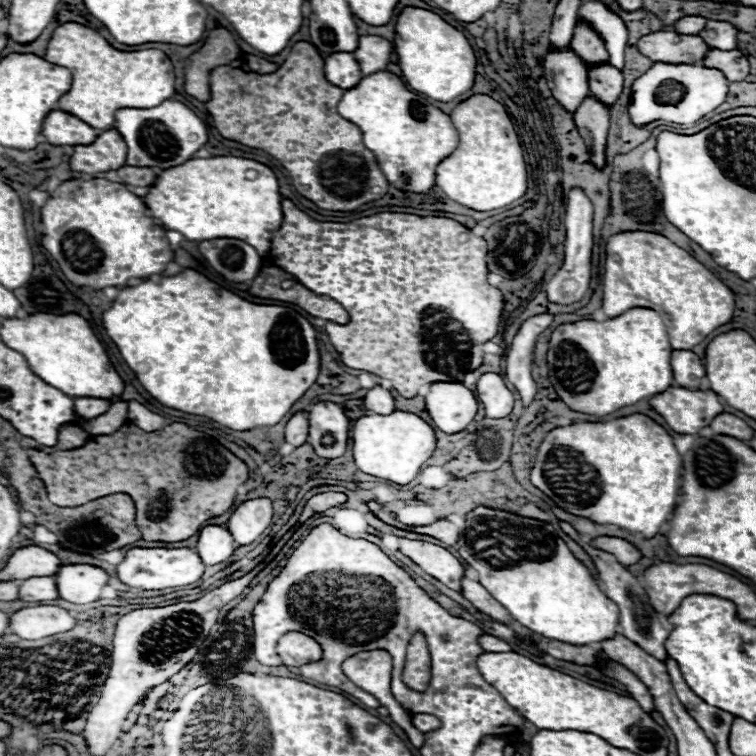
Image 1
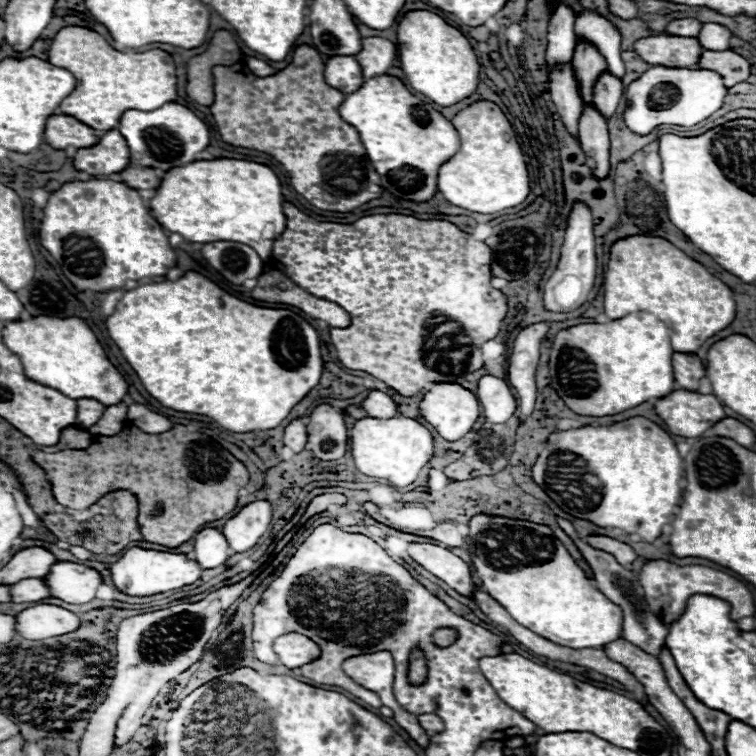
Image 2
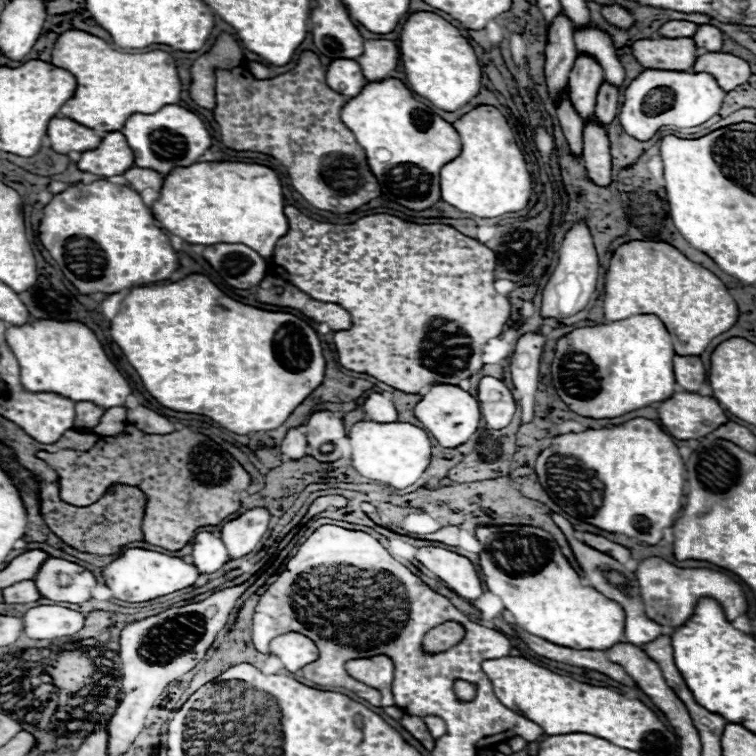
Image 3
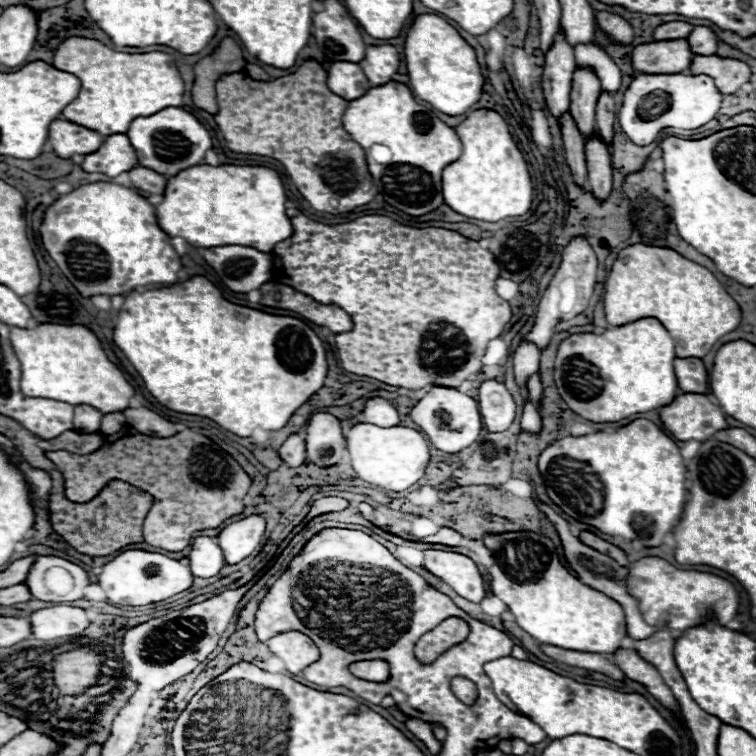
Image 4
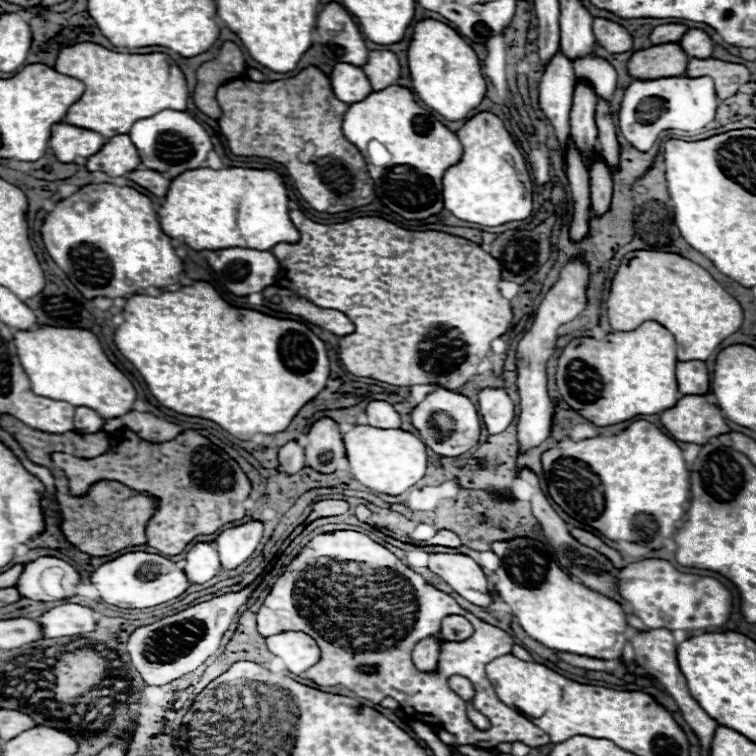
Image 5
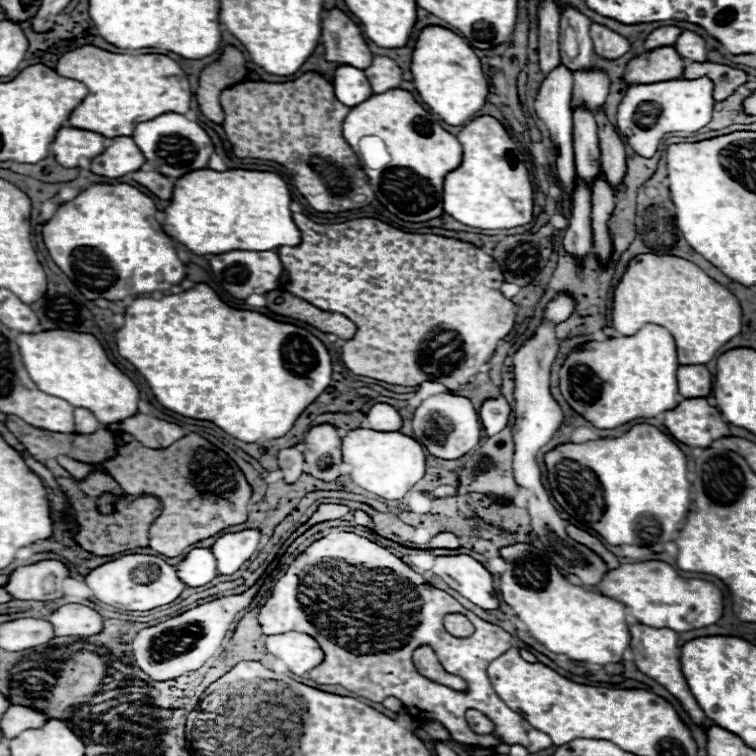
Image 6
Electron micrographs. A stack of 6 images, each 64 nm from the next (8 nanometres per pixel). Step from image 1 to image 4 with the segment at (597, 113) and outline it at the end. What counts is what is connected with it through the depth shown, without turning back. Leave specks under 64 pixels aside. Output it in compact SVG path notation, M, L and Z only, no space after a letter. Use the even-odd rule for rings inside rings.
M596 132L586 140L584 154L588 168L586 174L588 186L598 198L606 198L608 192L612 190L612 162L610 162L608 146Z

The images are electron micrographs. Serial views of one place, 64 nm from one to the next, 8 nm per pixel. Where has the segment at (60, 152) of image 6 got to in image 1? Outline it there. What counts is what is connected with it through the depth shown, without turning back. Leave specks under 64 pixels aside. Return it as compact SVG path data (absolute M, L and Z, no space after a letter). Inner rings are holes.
M52 110L48 118L42 122L42 134L46 142L56 146L74 146L74 144L90 144L98 136L92 126L74 118L74 114L66 114L62 110Z

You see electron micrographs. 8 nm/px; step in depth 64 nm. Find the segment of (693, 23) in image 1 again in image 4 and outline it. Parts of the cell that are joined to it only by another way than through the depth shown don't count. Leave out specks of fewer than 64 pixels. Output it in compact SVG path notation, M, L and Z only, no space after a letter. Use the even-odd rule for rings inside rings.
M668 22L662 24L654 30L654 40L678 40L678 38L688 38L690 30L694 30L692 24L688 22Z

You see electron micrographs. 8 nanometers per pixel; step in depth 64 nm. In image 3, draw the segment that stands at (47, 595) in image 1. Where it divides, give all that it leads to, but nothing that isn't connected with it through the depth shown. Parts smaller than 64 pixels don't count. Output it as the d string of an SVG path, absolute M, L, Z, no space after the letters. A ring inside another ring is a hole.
M22 580L12 584L10 588L4 588L4 596L6 596L6 604L26 604L42 598L34 580Z

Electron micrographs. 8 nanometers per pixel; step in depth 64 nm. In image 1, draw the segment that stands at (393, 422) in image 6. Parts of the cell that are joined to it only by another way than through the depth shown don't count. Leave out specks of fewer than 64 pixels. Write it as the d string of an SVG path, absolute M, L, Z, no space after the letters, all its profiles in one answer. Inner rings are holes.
M376 384L364 396L364 406L378 414L390 414L394 410L394 398L388 388Z

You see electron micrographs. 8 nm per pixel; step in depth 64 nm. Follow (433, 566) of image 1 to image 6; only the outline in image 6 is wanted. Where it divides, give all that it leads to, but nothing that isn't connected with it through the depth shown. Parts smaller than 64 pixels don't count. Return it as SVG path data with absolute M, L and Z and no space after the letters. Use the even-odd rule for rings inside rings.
M466 554L436 556L432 572L476 606L484 610L498 608L498 596L494 596L492 576L478 560Z

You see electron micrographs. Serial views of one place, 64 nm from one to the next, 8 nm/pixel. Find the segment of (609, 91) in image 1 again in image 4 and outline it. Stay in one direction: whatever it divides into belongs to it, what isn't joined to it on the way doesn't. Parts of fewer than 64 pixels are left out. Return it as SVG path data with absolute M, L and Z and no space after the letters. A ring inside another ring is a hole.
M600 92L598 96L598 104L596 104L596 130L598 134L602 134L602 140L612 146L612 126L614 126L614 98L610 92Z

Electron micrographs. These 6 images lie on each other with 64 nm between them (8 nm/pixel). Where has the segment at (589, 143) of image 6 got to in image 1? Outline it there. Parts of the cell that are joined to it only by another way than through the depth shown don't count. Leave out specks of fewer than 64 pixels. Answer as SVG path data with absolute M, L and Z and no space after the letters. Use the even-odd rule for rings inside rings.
M578 20L574 26L574 36L572 36L572 48L576 50L578 56L582 56L588 64L594 62L608 62L608 50L602 40L602 36L592 28L590 22Z

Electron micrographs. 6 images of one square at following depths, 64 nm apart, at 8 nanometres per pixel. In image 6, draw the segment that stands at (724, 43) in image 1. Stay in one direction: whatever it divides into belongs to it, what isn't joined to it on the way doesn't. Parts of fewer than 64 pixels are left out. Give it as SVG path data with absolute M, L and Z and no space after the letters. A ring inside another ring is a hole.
M690 30L682 32L678 36L678 42L674 42L674 48L686 60L698 60L698 62L706 60L706 40L696 32L690 32Z

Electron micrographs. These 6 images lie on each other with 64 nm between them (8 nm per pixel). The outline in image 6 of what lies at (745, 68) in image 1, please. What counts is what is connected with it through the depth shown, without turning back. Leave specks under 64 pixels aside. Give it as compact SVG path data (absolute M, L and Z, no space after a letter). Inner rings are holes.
M688 62L684 68L684 78L694 80L708 76L714 82L714 100L726 100L730 94L736 92L738 86L748 82L748 74L744 70L714 64L714 62Z

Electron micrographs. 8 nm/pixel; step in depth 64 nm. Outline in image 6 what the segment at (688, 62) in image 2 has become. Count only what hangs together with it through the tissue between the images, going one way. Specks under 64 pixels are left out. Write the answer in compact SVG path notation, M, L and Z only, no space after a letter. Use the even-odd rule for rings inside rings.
M660 46L634 56L624 72L628 84L650 84L660 80L682 78L686 60L674 50L674 46Z

